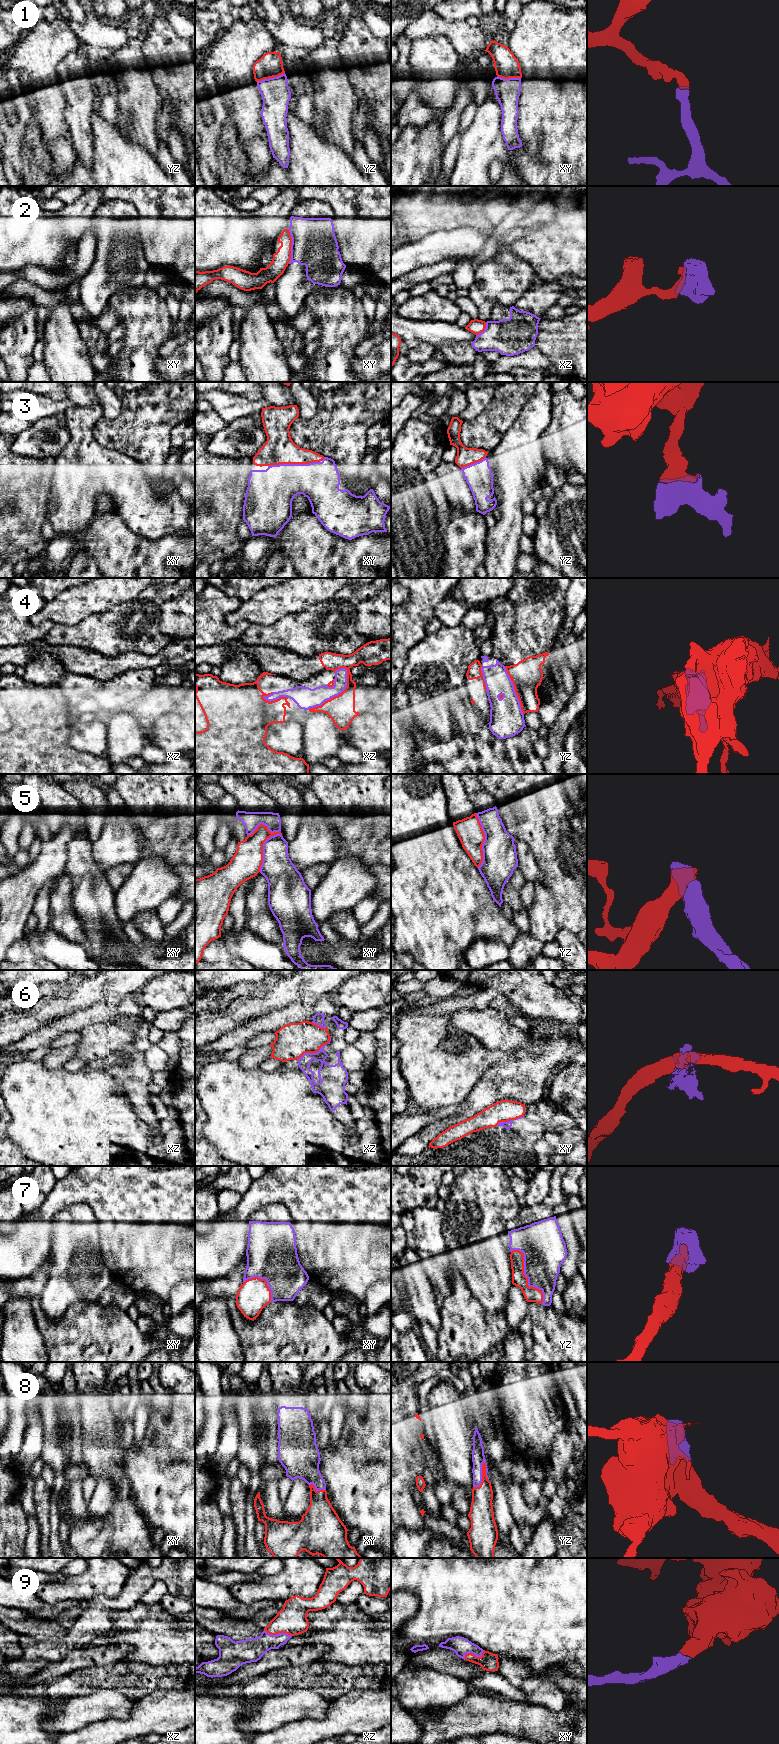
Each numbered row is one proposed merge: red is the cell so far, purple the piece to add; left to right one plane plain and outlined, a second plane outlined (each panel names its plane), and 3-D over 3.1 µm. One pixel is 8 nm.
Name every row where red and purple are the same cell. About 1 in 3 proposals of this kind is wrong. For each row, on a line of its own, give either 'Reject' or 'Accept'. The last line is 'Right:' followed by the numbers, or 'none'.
1: Accept
2: Reject
3: Accept
4: Reject
5: Reject
6: Reject
7: Accept
8: Accept
9: Accept
Right: 1, 3, 7, 8, 9

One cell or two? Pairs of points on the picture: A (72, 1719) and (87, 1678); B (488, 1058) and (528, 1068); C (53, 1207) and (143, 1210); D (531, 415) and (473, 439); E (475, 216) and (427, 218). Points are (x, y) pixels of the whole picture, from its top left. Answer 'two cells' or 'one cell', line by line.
A: two cells
B: two cells
C: one cell
D: two cells
E: one cell

